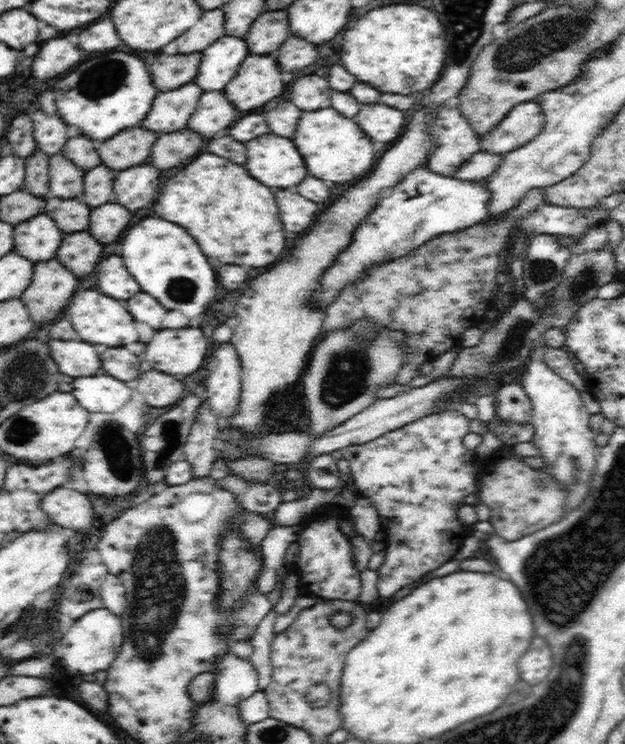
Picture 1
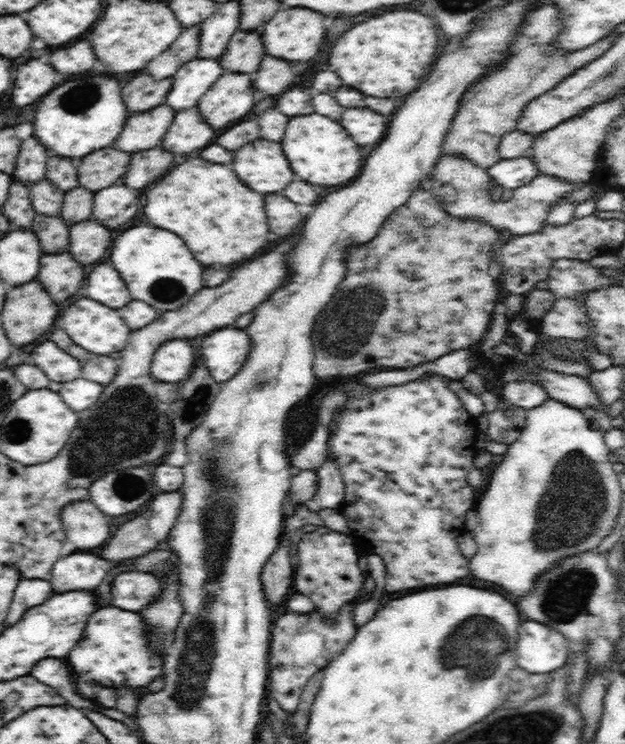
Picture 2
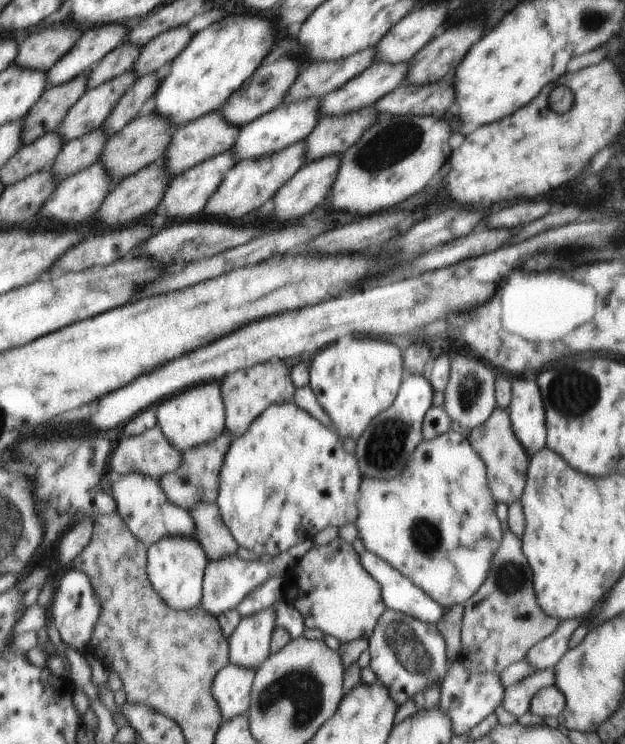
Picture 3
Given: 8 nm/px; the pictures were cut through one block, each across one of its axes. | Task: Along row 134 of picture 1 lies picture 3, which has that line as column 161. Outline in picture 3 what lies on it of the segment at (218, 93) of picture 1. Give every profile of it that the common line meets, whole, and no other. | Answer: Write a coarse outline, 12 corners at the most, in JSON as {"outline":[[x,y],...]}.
{"outline":[[232,149],[176,175],[156,214],[198,216],[237,163]]}

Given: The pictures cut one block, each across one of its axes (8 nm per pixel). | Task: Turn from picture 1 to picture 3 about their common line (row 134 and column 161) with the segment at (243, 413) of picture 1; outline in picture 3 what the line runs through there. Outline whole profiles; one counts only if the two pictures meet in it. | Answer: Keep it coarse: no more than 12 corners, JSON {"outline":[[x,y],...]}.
{"outline":[[217,382],[156,405],[157,424],[181,452],[226,431]]}

